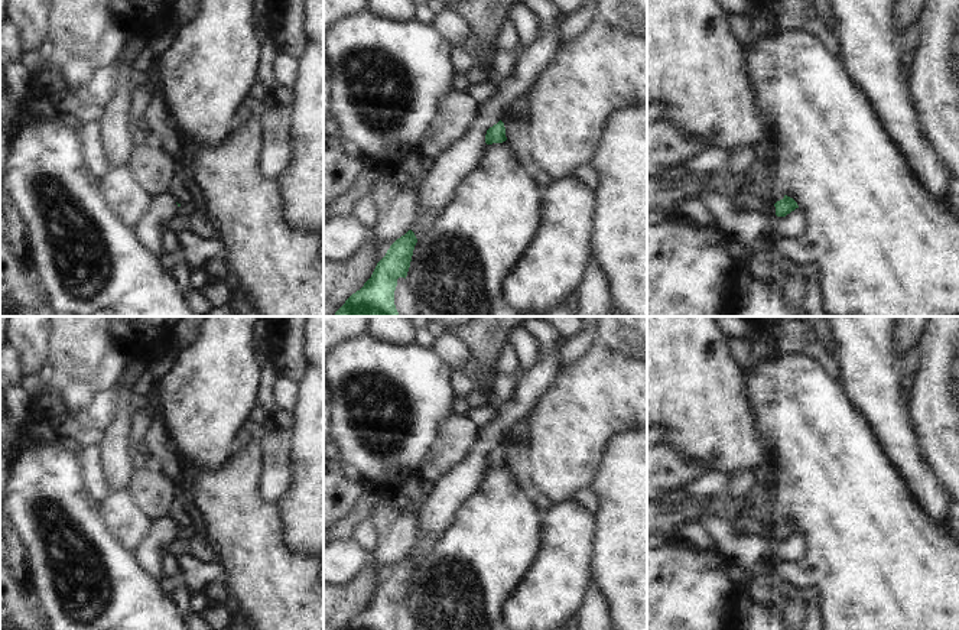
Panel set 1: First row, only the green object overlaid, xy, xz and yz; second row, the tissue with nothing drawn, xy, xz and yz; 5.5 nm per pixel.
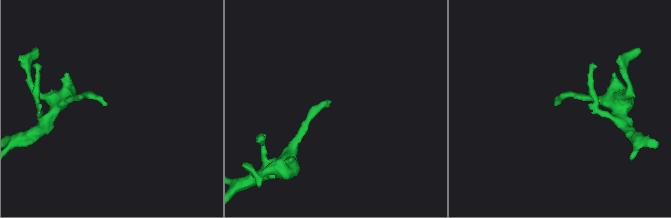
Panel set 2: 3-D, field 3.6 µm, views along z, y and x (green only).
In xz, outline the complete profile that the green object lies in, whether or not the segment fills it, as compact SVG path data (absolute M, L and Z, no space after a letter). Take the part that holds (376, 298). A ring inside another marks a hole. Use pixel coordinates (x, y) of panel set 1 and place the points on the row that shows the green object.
M412 230L397 238L371 277L352 293L335 316L400 316L394 305L397 279L407 276L417 238Z

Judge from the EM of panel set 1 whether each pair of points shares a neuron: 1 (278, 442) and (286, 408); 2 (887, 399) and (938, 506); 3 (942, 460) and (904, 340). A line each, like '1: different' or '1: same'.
1: different
2: same
3: different

